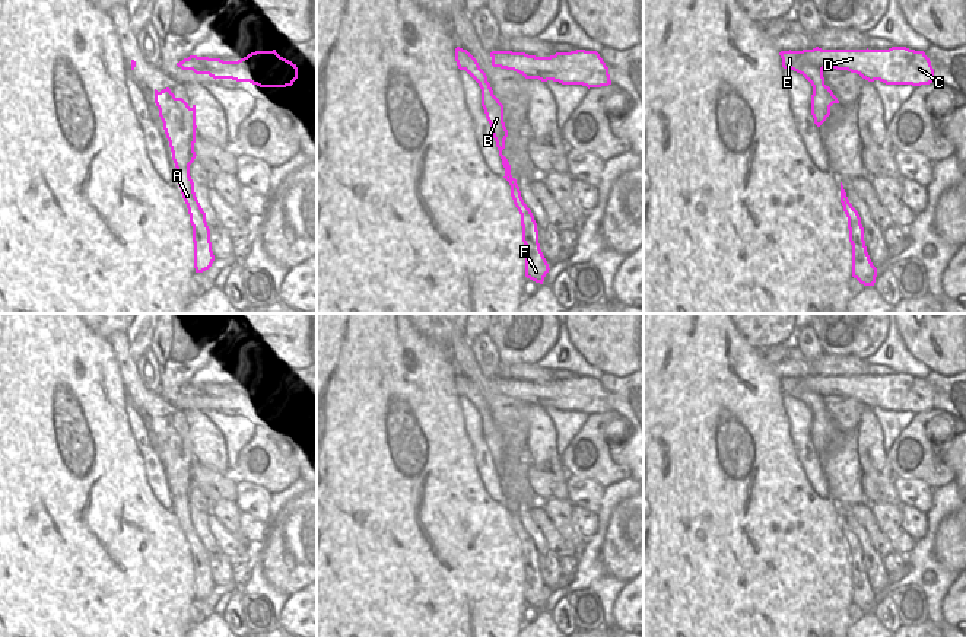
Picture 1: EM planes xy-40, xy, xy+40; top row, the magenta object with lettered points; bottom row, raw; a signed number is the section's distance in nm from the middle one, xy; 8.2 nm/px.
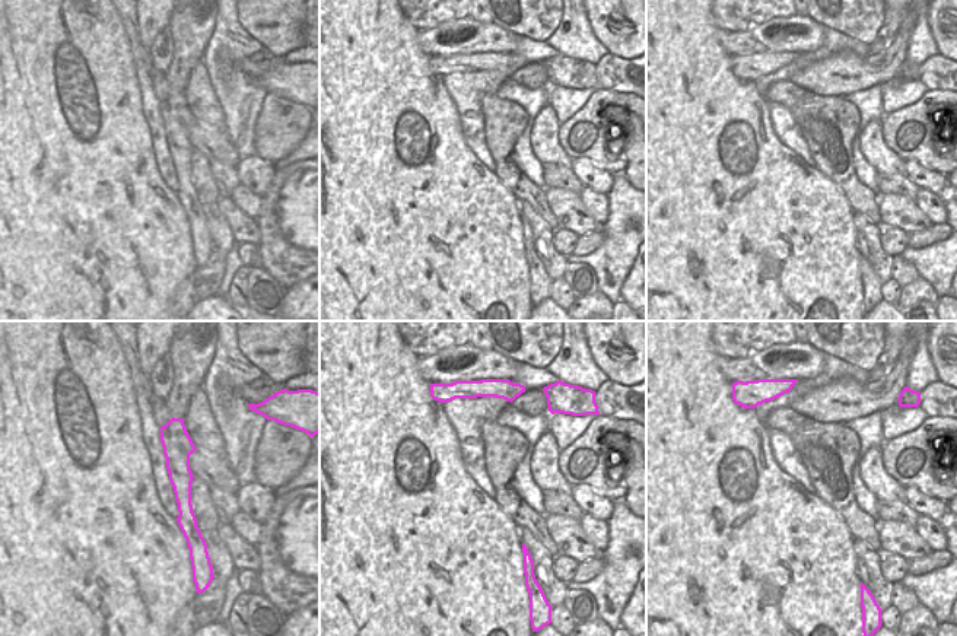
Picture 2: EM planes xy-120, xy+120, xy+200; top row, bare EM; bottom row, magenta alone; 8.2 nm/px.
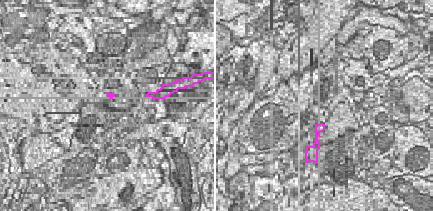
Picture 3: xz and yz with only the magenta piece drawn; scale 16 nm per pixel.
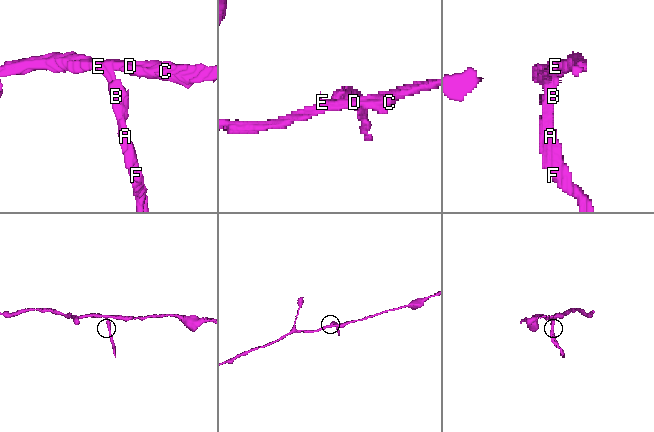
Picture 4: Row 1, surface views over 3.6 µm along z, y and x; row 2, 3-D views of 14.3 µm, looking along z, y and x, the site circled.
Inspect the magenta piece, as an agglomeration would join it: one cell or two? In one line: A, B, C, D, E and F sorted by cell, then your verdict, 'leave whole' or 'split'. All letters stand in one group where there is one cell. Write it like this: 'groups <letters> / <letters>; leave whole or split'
groups A B F / C D E; split

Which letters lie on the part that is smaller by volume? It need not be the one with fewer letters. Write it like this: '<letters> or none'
A, B, F.

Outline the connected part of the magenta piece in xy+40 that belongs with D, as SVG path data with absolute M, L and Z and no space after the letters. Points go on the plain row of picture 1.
M906 373L889 376L822 376L781 378L782 394L803 401L811 413L824 410L823 396L836 395L859 401L868 408L886 411L930 411L934 395L924 378Z

